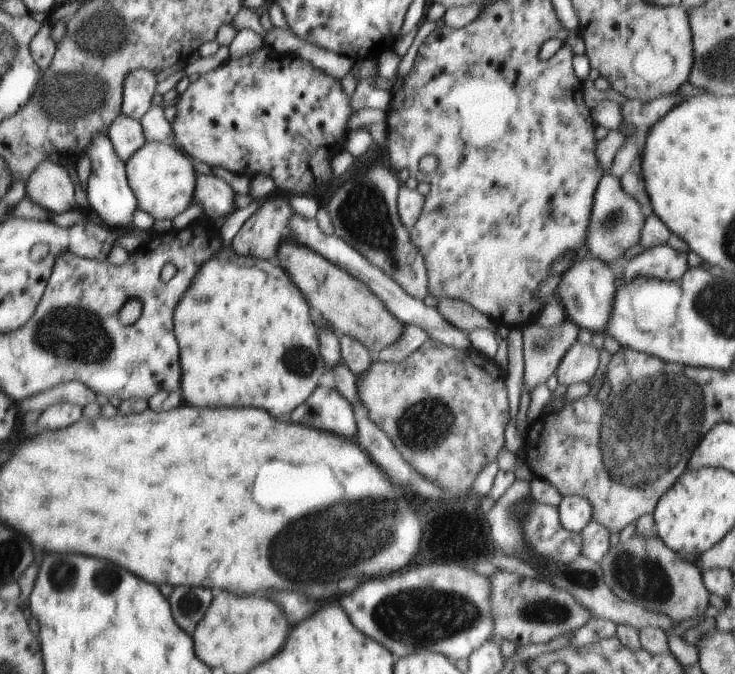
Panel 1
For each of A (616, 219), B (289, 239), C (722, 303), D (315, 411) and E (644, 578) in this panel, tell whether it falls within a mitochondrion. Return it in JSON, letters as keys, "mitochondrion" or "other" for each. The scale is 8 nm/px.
{"A":"mitochondrion","B":"other","C":"mitochondrion","D":"mitochondrion","E":"mitochondrion"}

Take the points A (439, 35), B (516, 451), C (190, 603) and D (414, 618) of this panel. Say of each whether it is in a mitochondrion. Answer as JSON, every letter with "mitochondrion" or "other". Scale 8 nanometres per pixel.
{"A":"other","B":"other","C":"mitochondrion","D":"mitochondrion"}

